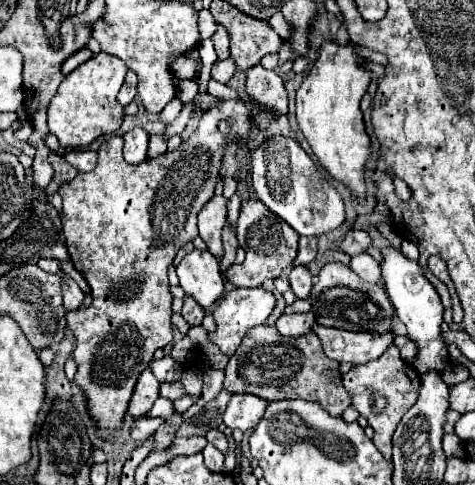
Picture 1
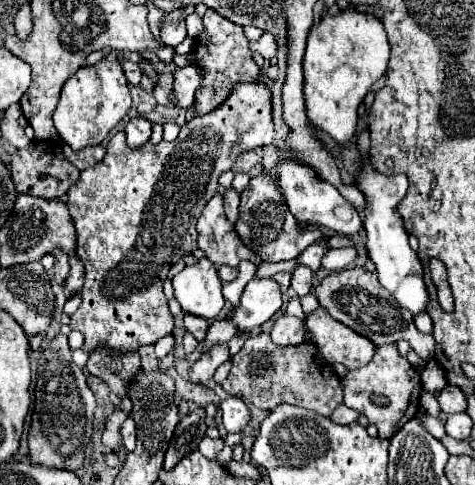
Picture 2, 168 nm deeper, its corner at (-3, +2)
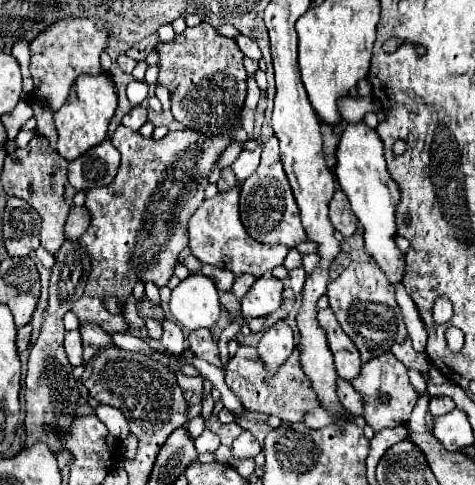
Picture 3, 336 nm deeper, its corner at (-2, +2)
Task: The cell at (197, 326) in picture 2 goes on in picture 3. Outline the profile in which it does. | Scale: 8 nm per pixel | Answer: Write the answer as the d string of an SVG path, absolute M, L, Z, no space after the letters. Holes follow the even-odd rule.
M208 329L190 331L188 341L189 348L194 351L196 357L206 359L212 365L216 365L216 367L222 369L222 359L220 359L220 353L218 353L218 345L216 345L216 341L214 341L212 333Z

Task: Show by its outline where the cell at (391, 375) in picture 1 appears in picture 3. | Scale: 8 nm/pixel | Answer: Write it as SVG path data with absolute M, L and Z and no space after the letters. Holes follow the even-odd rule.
M390 351L366 361L362 365L360 375L356 379L352 379L352 387L362 397L362 417L376 433L386 427L406 425L410 419L410 413L416 405L416 399L418 399L416 391L410 385L410 379L408 379L408 367L404 363L400 363Z

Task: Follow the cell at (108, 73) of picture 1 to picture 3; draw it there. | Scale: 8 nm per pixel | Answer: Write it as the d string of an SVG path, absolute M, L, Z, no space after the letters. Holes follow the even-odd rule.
M102 71L98 75L80 75L80 79L74 81L64 107L60 107L60 111L54 115L54 125L58 131L58 153L64 159L76 159L84 151L102 143L116 107L118 107L116 83L108 75L108 71Z

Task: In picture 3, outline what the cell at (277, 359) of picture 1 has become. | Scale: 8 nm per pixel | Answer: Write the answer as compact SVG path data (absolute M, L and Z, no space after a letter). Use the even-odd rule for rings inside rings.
M240 345L236 355L226 365L226 385L234 391L244 409L262 415L276 415L284 423L302 421L310 409L320 407L320 399L302 371L298 349L294 349L294 353L276 369L276 373L270 373L268 367L264 367L262 359L258 357L256 347Z

